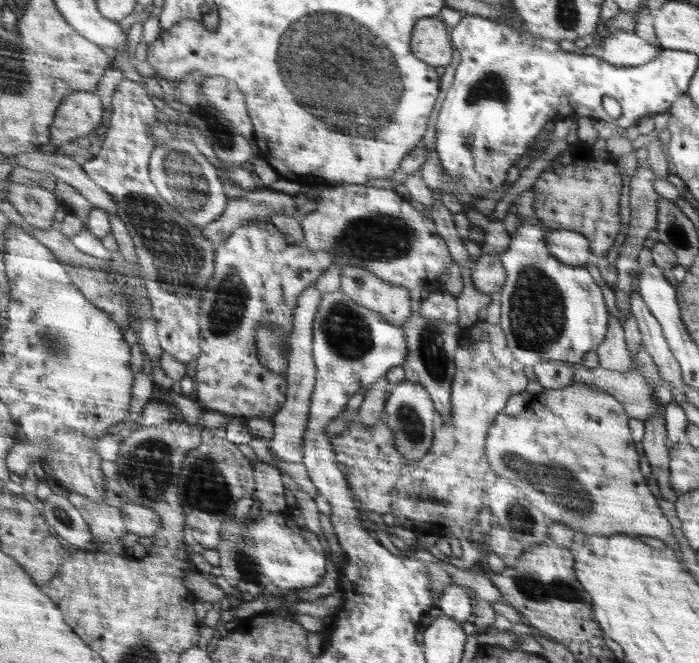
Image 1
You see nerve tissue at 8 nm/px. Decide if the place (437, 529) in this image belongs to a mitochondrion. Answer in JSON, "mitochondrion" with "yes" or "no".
{"mitochondrion":"no"}

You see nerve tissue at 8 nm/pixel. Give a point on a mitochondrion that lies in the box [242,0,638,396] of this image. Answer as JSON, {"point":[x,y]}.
{"point":[311,61]}

